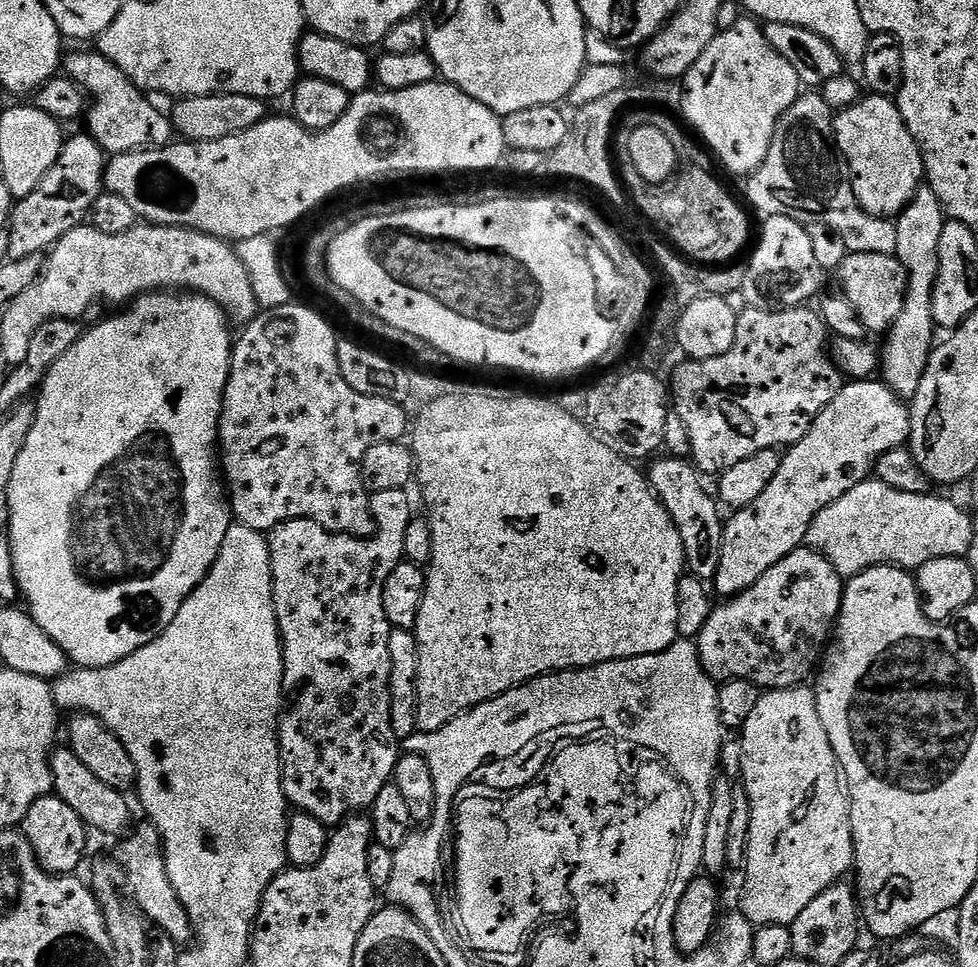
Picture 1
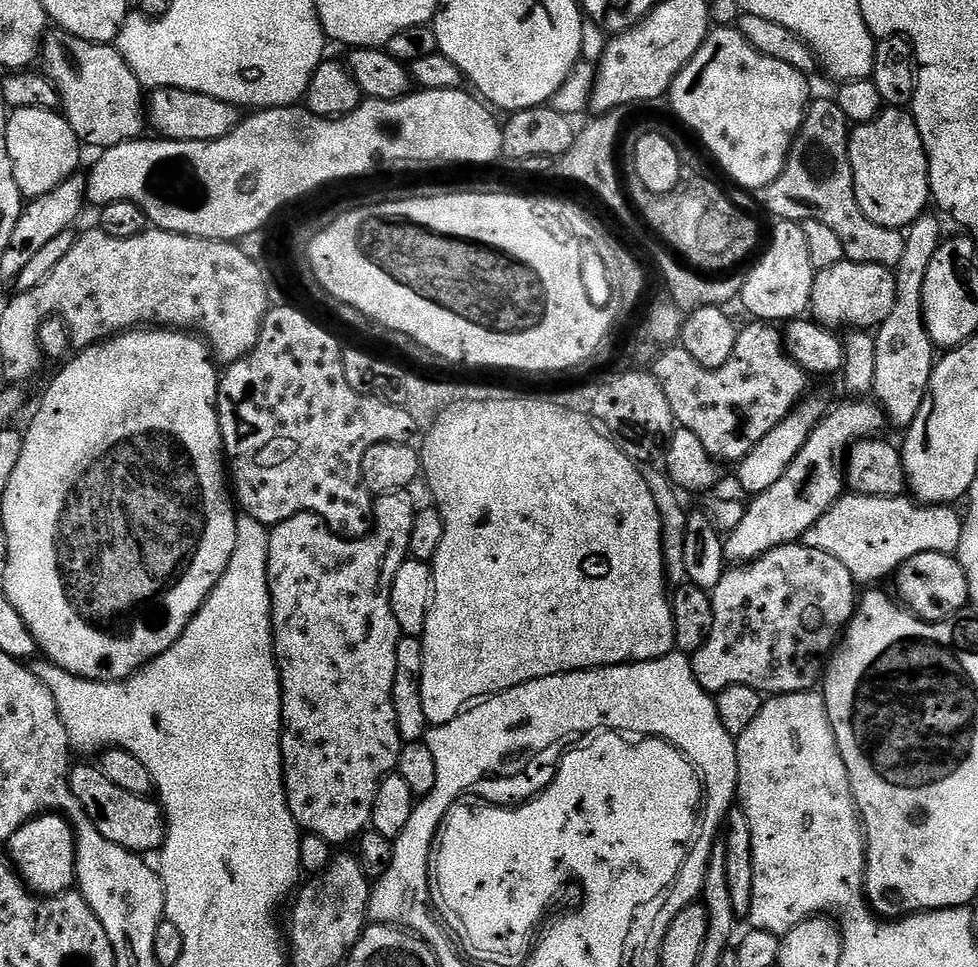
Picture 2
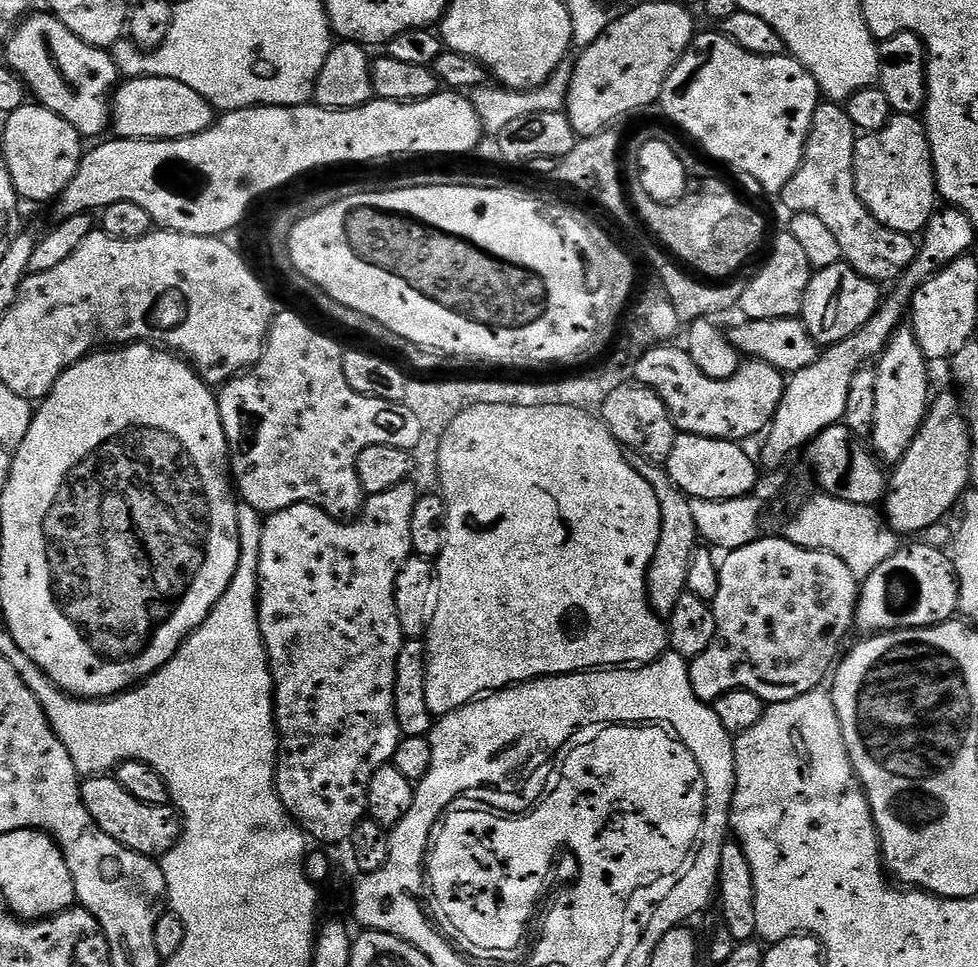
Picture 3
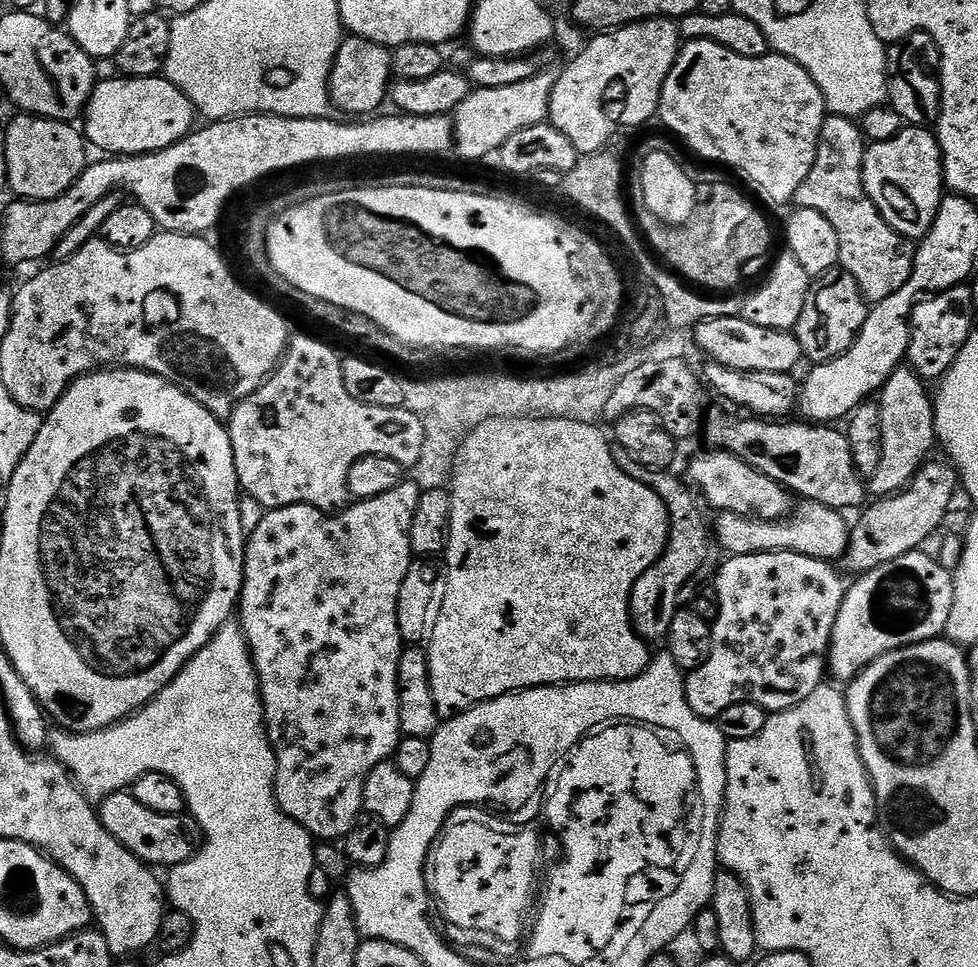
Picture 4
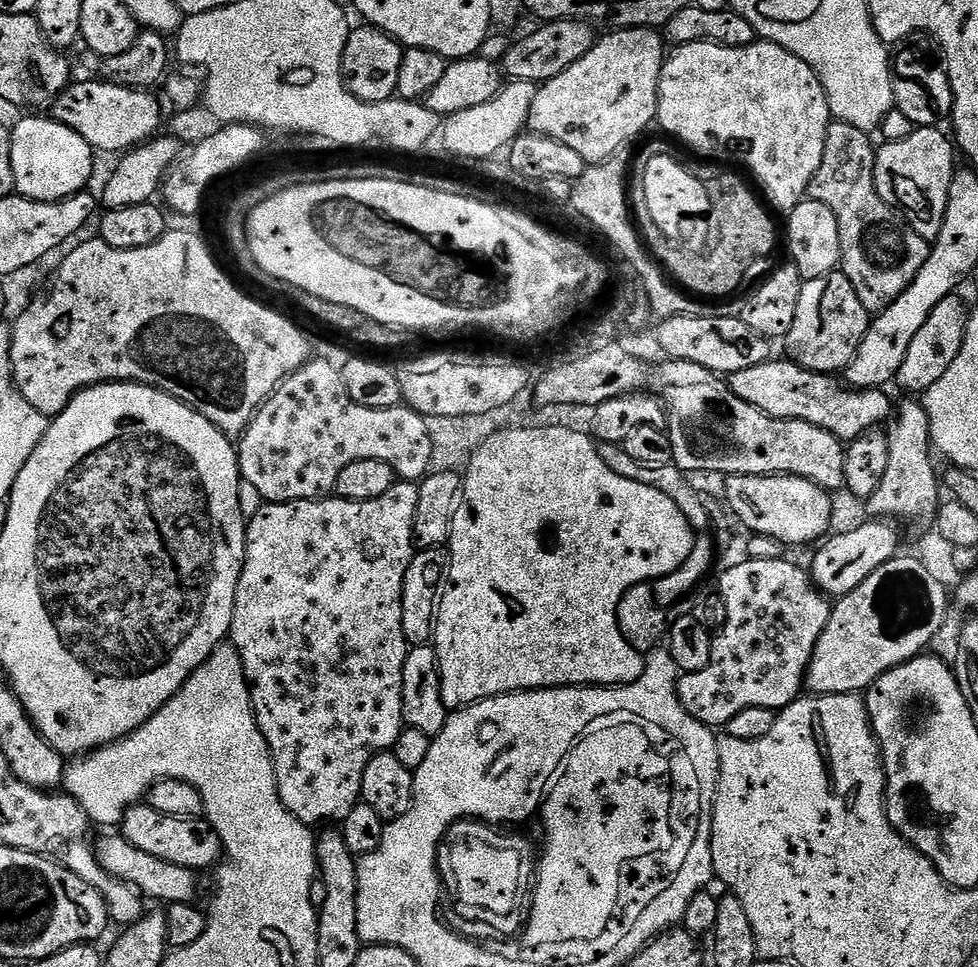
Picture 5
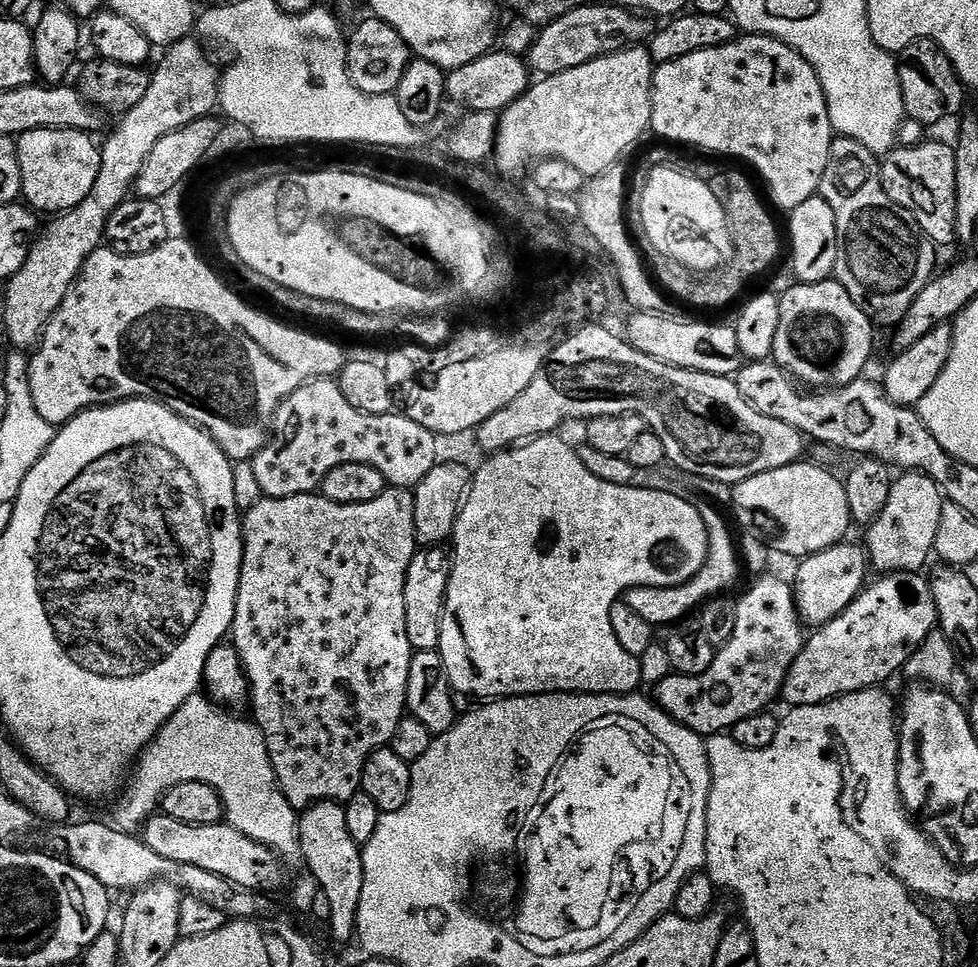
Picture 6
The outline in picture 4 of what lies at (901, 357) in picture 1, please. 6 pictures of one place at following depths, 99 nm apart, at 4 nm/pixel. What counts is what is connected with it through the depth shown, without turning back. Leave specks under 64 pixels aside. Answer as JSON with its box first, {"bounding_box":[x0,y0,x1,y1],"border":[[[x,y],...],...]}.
{"bounding_box":[866,366,937,498],"border":[[[901,366],[890,374],[878,393],[880,417],[882,418],[882,462],[878,470],[867,477],[866,488],[873,497],[883,498],[903,492],[919,474],[929,459],[928,451],[937,447],[936,409],[933,397],[928,396],[929,385],[921,380],[911,366]]]}

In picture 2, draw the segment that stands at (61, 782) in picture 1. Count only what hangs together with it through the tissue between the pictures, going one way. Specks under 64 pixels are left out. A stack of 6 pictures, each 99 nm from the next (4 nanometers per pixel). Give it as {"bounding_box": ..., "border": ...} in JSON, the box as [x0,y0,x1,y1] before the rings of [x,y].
{"bounding_box":[68,764,168,854],"border":[[[80,764],[71,769],[68,781],[74,798],[82,806],[82,810],[98,826],[98,834],[118,846],[137,854],[155,853],[164,846],[164,836],[168,833],[168,826],[164,819],[164,809],[155,799],[130,794],[127,790],[114,786],[110,778],[100,772],[99,767]]]}

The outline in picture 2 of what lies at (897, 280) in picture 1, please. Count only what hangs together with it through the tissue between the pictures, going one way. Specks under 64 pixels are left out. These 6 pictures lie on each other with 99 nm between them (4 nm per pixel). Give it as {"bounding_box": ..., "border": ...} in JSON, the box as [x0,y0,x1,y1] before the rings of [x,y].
{"bounding_box":[811,258,896,330],"border":[[[845,258],[838,266],[817,271],[814,278],[811,319],[833,330],[872,330],[890,314],[896,293],[896,274],[891,268],[863,264]]]}

